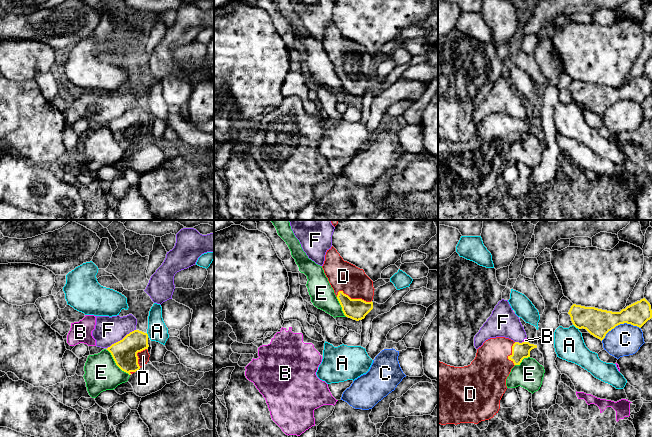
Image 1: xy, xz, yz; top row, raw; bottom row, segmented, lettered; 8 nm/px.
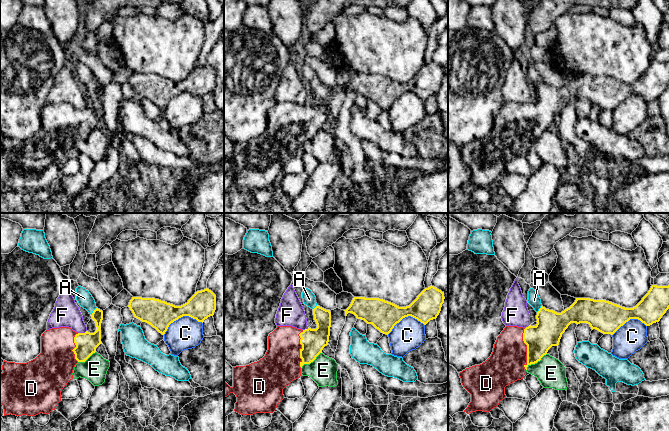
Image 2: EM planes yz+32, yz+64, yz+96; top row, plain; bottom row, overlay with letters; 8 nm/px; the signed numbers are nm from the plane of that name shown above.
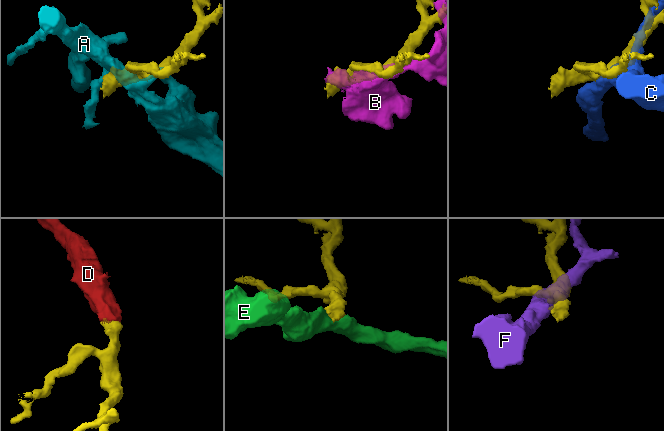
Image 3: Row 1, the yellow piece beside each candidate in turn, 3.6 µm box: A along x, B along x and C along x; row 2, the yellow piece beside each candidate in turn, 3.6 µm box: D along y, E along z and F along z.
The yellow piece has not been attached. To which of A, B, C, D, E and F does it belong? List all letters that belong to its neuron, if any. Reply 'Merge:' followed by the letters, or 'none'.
Merge: D

